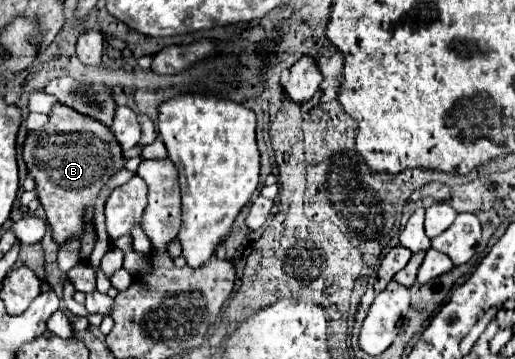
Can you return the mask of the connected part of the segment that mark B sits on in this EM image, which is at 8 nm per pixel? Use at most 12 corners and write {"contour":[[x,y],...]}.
{"contour":[[64,104],[22,158],[56,244],[96,238],[94,200],[124,168],[114,134]]}

